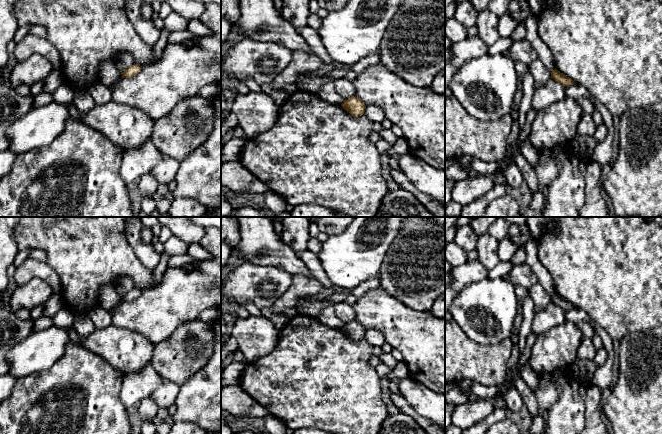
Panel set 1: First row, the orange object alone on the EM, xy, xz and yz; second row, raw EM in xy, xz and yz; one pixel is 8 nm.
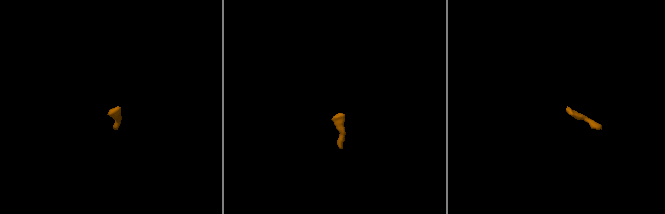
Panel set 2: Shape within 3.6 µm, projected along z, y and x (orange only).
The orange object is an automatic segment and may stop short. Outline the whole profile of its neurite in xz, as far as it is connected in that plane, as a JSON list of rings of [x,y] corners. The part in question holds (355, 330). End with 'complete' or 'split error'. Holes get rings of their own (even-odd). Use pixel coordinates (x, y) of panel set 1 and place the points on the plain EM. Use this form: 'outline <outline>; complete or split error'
outline [[[356,320],[345,323],[341,330],[356,342],[363,339],[366,333],[364,326]]]; complete

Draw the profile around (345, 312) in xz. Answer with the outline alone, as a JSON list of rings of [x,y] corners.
[[[345,302],[336,303],[334,306],[335,315],[345,324],[355,318],[355,312],[352,305]]]

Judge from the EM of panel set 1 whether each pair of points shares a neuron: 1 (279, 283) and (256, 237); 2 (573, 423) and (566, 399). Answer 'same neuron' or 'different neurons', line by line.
1: different neurons
2: same neuron

